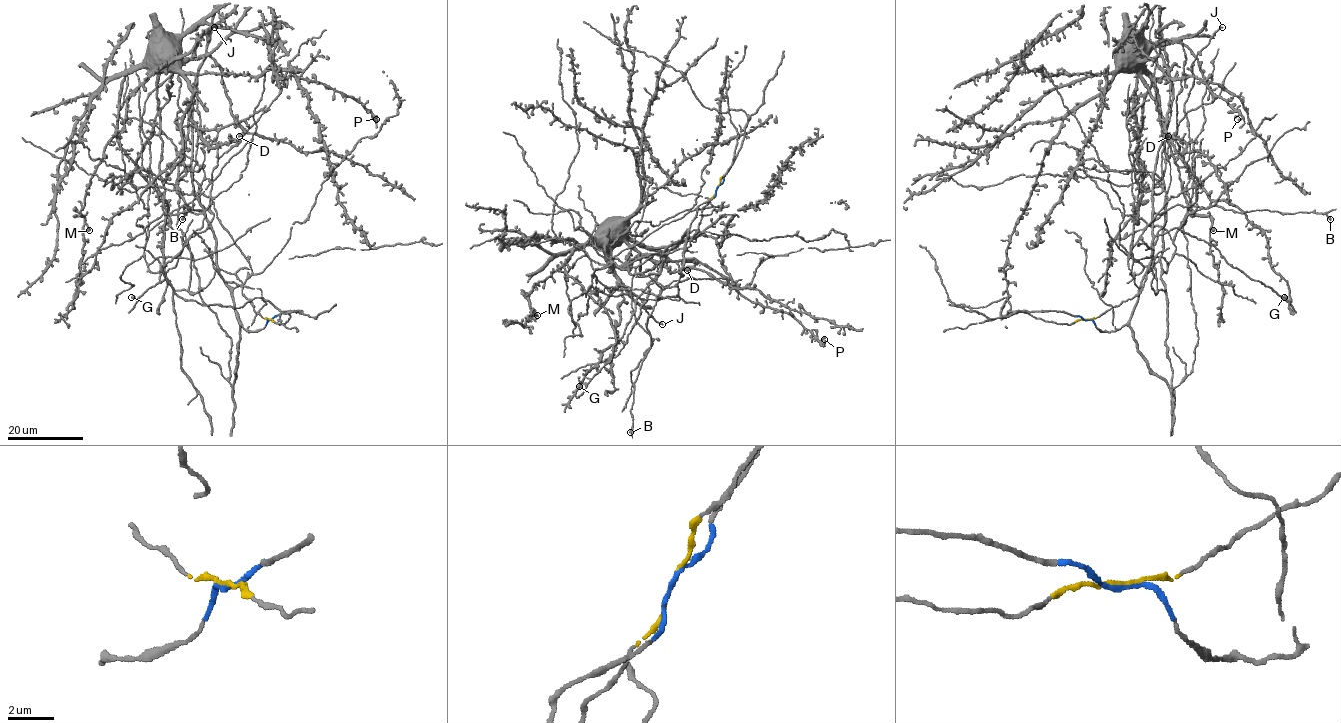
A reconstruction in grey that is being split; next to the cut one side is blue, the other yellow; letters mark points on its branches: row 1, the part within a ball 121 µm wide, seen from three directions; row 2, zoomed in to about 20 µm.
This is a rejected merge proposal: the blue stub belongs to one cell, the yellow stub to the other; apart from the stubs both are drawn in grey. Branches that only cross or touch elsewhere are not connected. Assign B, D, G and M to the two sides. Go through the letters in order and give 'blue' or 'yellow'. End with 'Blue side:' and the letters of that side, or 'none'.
B: blue
D: yellow
G: blue
M: yellow
Blue side: B, G

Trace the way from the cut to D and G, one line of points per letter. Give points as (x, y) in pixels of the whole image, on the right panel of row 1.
D: (1086, 319), (1136, 295), (1152, 269), (1151, 287), (1164, 290), (1170, 162), (1139, 70), (1158, 56), (1168, 137)
G: (1086, 319), (1105, 332), (1128, 321), (1152, 240), (1174, 228), (1213, 245), (1229, 264), (1286, 300), (1284, 296)

